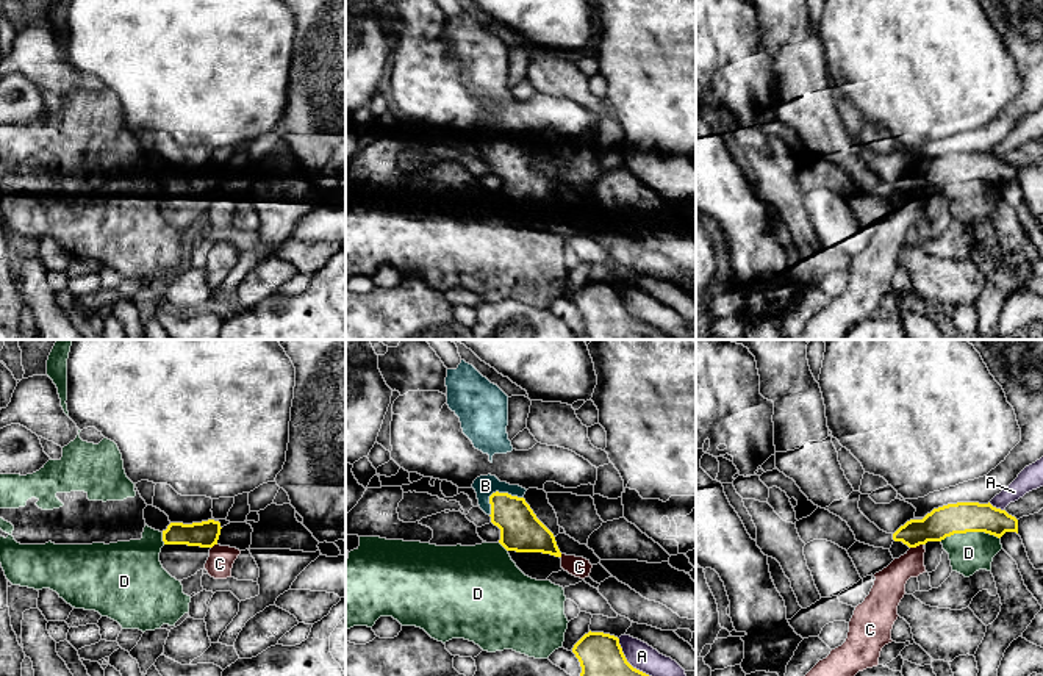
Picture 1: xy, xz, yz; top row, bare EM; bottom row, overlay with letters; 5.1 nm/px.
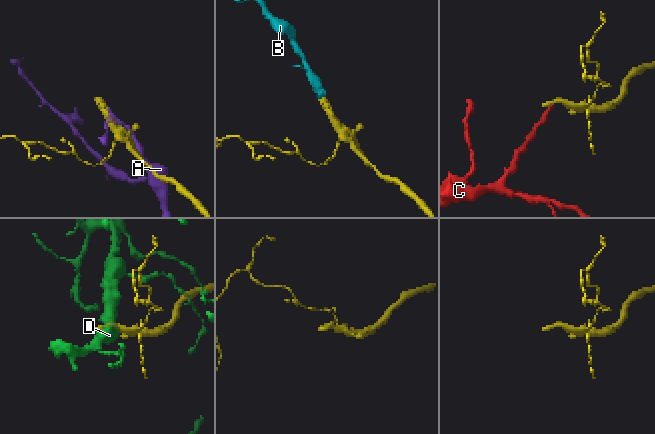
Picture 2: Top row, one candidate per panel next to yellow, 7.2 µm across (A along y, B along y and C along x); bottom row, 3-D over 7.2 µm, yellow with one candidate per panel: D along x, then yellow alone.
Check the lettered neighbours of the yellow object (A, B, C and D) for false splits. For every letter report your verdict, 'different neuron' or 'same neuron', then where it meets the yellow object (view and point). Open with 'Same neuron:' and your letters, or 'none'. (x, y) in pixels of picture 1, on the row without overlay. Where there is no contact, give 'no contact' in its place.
Same neuron: B
A: different neuron; meets yellow in xz at (638, 320)
B: same neuron; meets yellow in xz at (496, 141)
C: different neuron; meets yellow in yz at (917, 194)
D: different neuron; meets yellow in yz at (970, 180)

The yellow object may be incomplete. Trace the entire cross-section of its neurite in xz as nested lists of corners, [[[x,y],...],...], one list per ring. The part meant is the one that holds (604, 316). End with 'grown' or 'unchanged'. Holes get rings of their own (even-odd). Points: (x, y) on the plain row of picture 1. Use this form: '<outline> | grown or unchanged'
[[[590,280],[574,294],[572,302],[580,311],[586,340],[674,340],[633,318],[615,285]]] | unchanged

